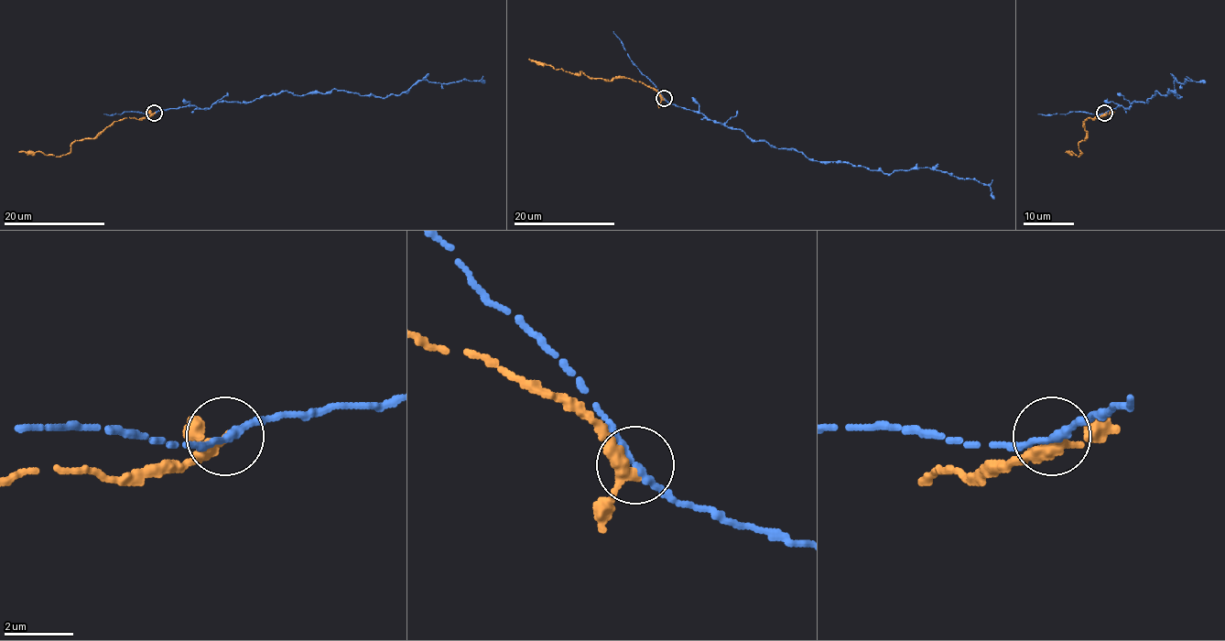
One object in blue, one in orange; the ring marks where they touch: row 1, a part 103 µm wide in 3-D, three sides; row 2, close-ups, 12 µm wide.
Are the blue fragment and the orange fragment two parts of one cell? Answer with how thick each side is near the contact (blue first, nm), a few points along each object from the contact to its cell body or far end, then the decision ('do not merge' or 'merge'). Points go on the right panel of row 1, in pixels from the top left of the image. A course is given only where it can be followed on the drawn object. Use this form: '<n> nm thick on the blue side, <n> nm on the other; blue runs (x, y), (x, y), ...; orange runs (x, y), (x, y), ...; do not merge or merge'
200 nm thick on the blue side, 300 nm on the other; blue runs (1105, 113), (1148, 103), (1155, 91), (1165, 96), (1168, 88), (1181, 97), (1176, 80), (1205, 81); orange runs (1105, 114), (1085, 120), (1087, 136), (1078, 144), (1078, 157), (1072, 152), (1066, 152); merge

